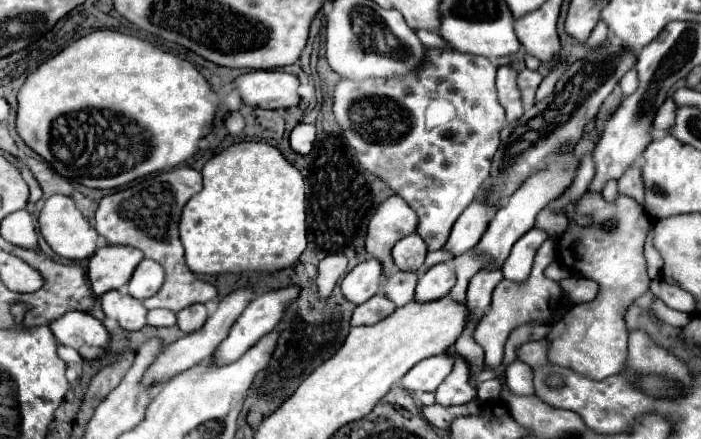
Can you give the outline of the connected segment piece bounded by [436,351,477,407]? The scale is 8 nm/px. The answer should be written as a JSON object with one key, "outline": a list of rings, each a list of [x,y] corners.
{"outline":[[[448,351],[456,355],[456,365],[454,371],[450,373],[450,377],[446,377],[446,381],[436,389],[436,403],[450,407],[450,405],[464,405],[476,398],[477,394],[466,392],[466,381],[468,380],[468,367],[464,363],[462,357],[458,357],[456,351]]]}

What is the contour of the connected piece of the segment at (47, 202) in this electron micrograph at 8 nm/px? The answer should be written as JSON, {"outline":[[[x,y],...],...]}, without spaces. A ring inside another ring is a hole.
{"outline":[[[50,195],[48,199],[44,199],[44,205],[42,205],[42,211],[38,217],[38,231],[46,239],[50,249],[64,259],[72,259],[72,261],[86,259],[86,257],[92,257],[94,251],[98,249],[96,229],[76,209],[74,199],[66,197],[66,195]]]}

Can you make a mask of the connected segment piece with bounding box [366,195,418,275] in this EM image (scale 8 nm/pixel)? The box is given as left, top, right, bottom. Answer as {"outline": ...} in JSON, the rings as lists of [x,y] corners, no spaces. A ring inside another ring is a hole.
{"outline":[[[398,195],[388,197],[378,207],[374,217],[370,219],[368,233],[366,233],[366,251],[370,255],[374,255],[384,265],[384,273],[386,275],[394,267],[392,247],[402,237],[414,233],[416,225],[418,225],[416,213]]]}

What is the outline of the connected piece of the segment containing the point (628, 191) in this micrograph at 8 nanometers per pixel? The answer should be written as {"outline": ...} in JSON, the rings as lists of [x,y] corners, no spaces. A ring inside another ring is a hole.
{"outline":[[[634,163],[632,169],[628,169],[624,177],[620,177],[618,191],[628,197],[634,197],[638,203],[644,203],[644,185],[642,185],[642,173],[640,173],[638,163]]]}

